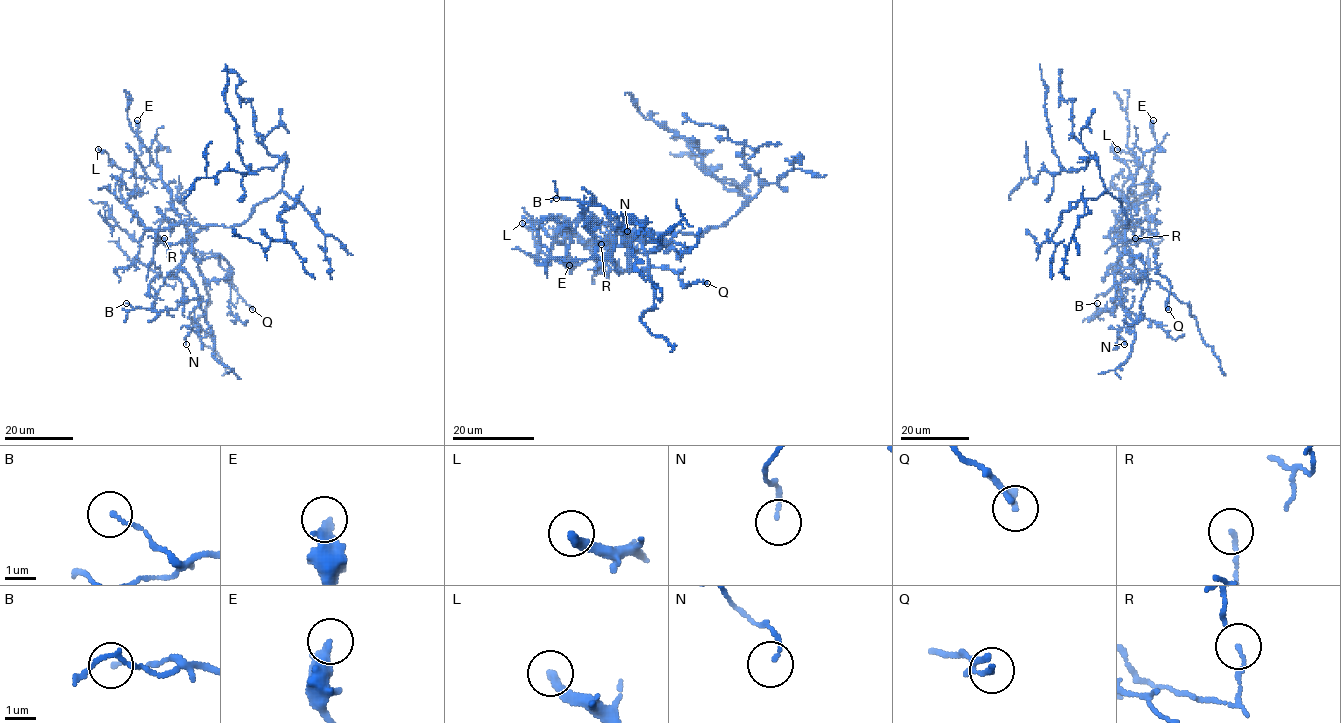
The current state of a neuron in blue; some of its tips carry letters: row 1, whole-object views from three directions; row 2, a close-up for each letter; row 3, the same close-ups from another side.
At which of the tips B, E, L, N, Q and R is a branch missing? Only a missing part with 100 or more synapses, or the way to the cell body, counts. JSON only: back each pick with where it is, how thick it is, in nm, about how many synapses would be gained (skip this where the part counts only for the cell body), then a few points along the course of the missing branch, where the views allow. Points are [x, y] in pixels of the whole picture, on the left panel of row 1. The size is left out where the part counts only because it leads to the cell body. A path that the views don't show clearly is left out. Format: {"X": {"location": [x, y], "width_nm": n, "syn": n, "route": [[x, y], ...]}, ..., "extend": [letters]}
{"extend": []}

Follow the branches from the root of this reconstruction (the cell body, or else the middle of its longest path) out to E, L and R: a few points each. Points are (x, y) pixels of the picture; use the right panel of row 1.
E: (1127, 223), (1126, 227), (1123, 223), (1112, 229), (1117, 217), (1147, 188), (1156, 148), (1153, 120)
L: (1127, 223), (1126, 227), (1123, 223), (1112, 229), (1117, 217), (1146, 194), (1148, 173), (1131, 155), (1117, 149)
R: (1127, 223), (1128, 226), (1123, 223), (1114, 234), (1130, 244), (1135, 243), (1135, 238)

